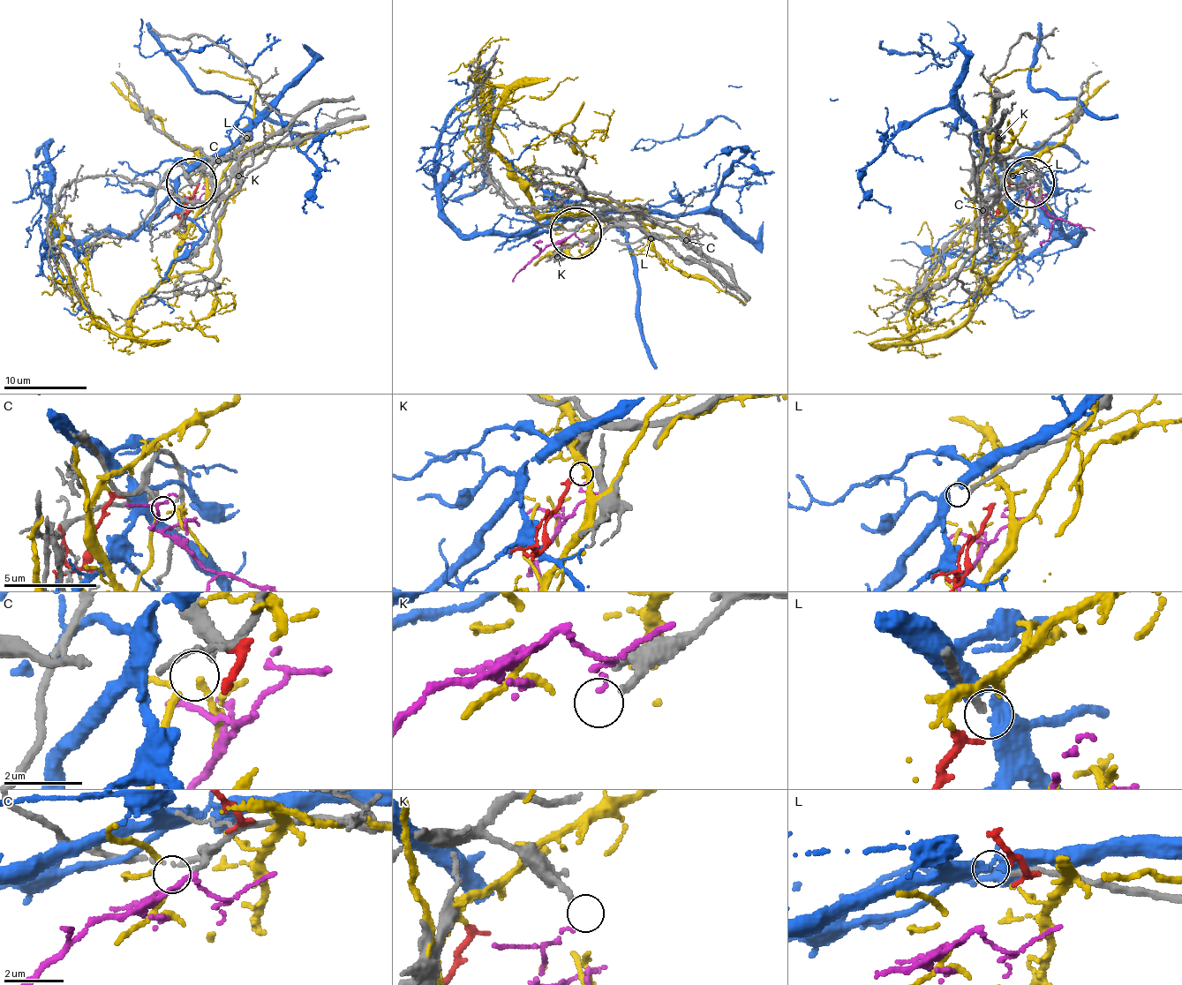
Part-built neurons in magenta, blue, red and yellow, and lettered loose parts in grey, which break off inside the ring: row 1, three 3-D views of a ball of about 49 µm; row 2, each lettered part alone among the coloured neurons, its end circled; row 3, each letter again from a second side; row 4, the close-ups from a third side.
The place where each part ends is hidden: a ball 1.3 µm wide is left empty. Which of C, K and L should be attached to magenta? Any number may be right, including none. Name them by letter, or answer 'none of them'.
none of them

